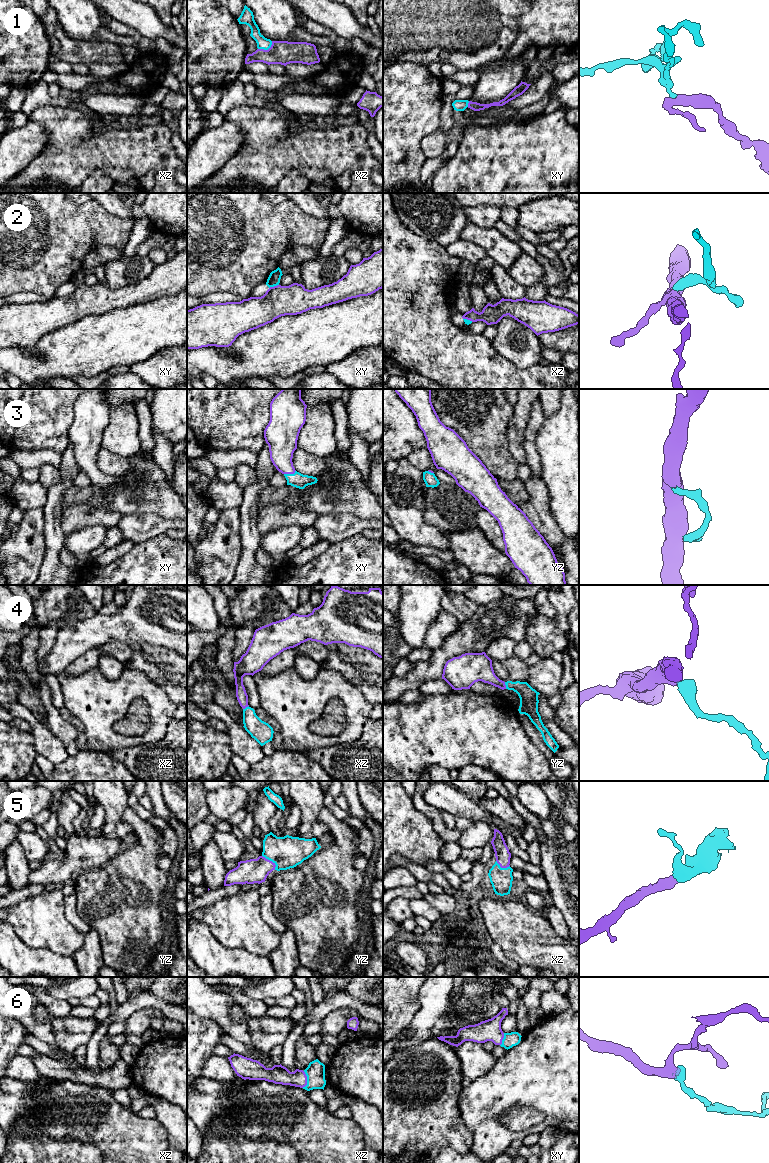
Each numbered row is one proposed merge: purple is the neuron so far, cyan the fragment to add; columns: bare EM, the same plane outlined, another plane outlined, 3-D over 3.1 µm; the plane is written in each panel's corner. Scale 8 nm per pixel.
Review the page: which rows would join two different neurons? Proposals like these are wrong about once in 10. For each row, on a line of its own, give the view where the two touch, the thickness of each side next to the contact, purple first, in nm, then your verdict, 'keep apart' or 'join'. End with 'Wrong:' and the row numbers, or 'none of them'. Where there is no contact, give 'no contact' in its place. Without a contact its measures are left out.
1: contact in xz; calibres 190 and 100 nm; join
2: contact in xy; calibres 240 and 100 nm; join
3: contact in xy; calibres 220 and 120 nm; join
4: contact in yz; calibres 200 and 150 nm; join
5: contact in yz; calibres 190 and 260 nm; join
6: contact in xz; calibres 160 and 160 nm; join
Wrong: none of them

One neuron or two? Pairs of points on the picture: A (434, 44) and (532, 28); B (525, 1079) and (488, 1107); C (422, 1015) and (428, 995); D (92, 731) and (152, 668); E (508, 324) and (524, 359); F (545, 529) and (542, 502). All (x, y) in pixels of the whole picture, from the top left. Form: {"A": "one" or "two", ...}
{"A": "one", "B": "one", "C": "one", "D": "two", "E": "one", "F": "one"}

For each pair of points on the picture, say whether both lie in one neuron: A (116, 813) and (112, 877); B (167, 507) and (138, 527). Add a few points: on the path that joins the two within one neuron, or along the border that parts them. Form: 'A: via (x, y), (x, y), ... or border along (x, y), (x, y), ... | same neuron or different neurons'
A: border along (127, 807), (119, 820) | different neurons
B: border along (132, 513), (152, 513), (161, 517), (176, 519) | different neurons

